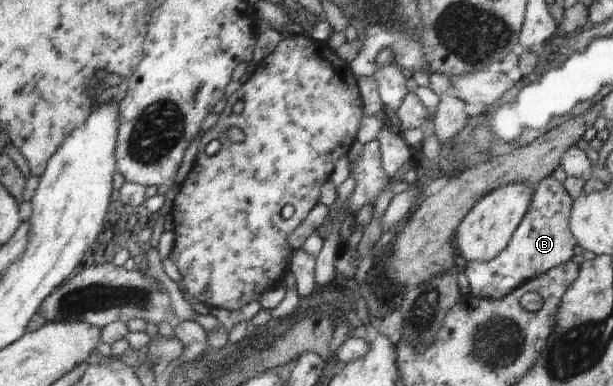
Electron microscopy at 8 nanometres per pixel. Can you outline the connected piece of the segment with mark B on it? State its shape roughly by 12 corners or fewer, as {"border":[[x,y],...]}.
{"border":[[553,175],[507,248],[468,264],[473,296],[503,298],[573,258],[573,199]]}

